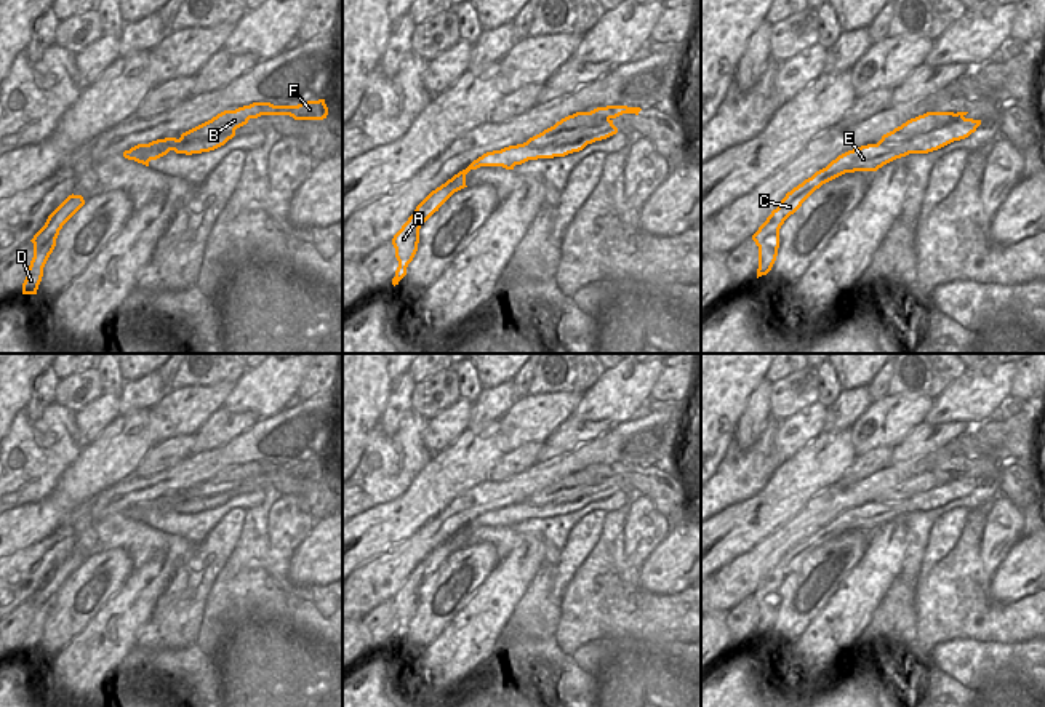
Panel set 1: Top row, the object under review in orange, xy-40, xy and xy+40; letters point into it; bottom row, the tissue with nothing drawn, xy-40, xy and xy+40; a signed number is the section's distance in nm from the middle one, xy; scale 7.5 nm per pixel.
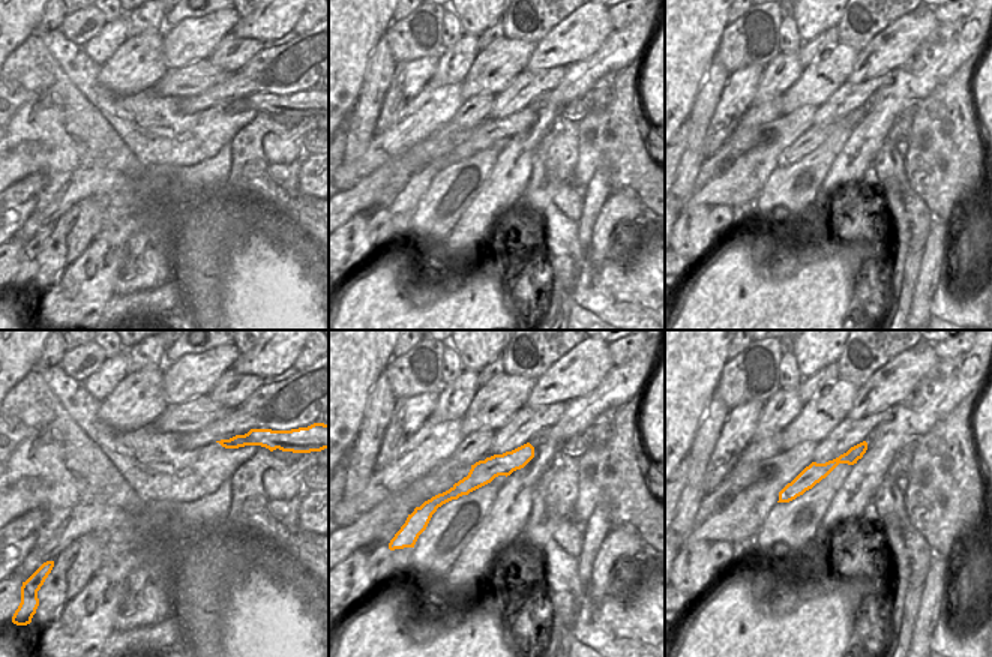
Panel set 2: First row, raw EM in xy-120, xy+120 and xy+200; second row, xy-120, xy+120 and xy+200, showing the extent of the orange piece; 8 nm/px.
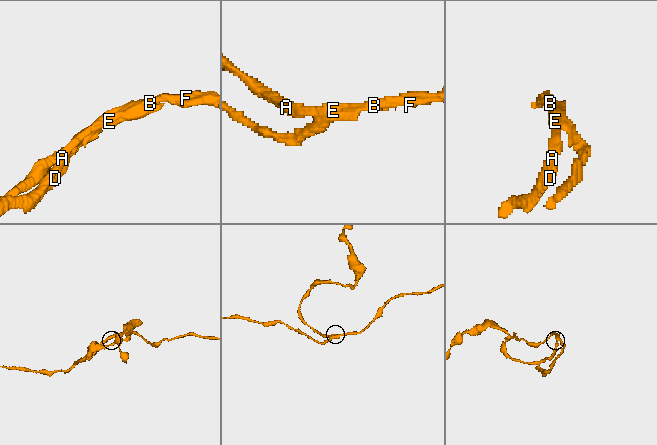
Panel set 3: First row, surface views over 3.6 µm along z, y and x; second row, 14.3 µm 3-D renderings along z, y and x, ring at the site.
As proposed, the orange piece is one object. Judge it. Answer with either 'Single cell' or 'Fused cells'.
Fused cells

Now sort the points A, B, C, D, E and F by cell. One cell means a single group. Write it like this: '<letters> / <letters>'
A C D E / B F

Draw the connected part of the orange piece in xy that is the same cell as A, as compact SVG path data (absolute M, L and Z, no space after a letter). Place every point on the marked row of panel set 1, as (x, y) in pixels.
M608 120L586 131L559 133L555 134L555 141L547 146L531 146L523 142L523 144L504 147L501 150L486 152L477 160L474 160L466 170L459 171L445 184L432 190L416 206L416 210L408 218L408 221L402 226L402 229L394 235L392 245L395 248L395 258L398 261L398 267L395 270L395 277L392 278L392 285L394 286L398 285L398 282L406 275L406 267L413 261L418 251L421 226L435 211L438 211L438 208L454 192L467 187L466 174L470 170L477 170L480 166L502 166L506 170L514 170L515 165L522 165L528 160L565 157L568 154L583 150L587 144L607 139L616 133L618 133L618 128L613 125L613 120Z

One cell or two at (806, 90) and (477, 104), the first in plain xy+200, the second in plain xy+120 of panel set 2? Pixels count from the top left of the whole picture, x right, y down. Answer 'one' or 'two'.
two

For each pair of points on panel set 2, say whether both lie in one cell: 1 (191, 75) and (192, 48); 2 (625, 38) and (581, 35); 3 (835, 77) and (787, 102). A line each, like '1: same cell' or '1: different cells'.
1: different cells
2: different cells
3: same cell

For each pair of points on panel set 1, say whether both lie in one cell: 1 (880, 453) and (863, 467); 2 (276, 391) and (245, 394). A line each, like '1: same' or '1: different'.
1: same
2: same

